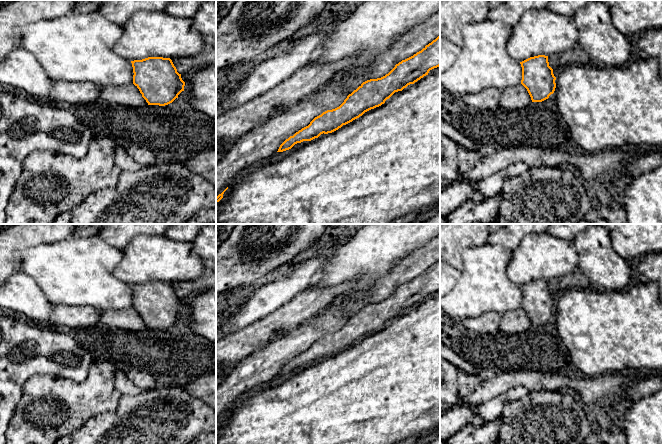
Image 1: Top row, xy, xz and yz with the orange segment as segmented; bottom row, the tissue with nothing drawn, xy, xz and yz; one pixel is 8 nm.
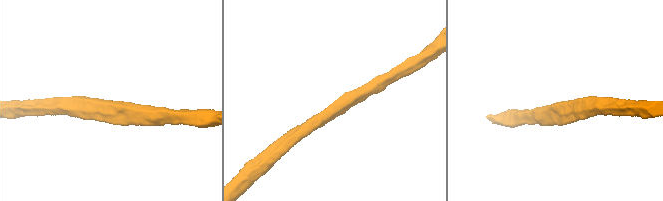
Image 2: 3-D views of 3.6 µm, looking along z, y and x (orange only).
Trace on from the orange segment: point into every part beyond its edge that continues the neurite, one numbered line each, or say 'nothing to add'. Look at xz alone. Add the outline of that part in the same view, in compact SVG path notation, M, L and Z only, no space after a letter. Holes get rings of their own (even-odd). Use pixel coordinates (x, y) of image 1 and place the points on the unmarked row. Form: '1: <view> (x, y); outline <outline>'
nothing to add

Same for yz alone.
nothing to add

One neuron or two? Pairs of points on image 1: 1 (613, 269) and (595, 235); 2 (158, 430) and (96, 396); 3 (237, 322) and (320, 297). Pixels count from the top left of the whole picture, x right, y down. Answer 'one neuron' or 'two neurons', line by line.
1: one neuron
2: two neurons
3: two neurons

